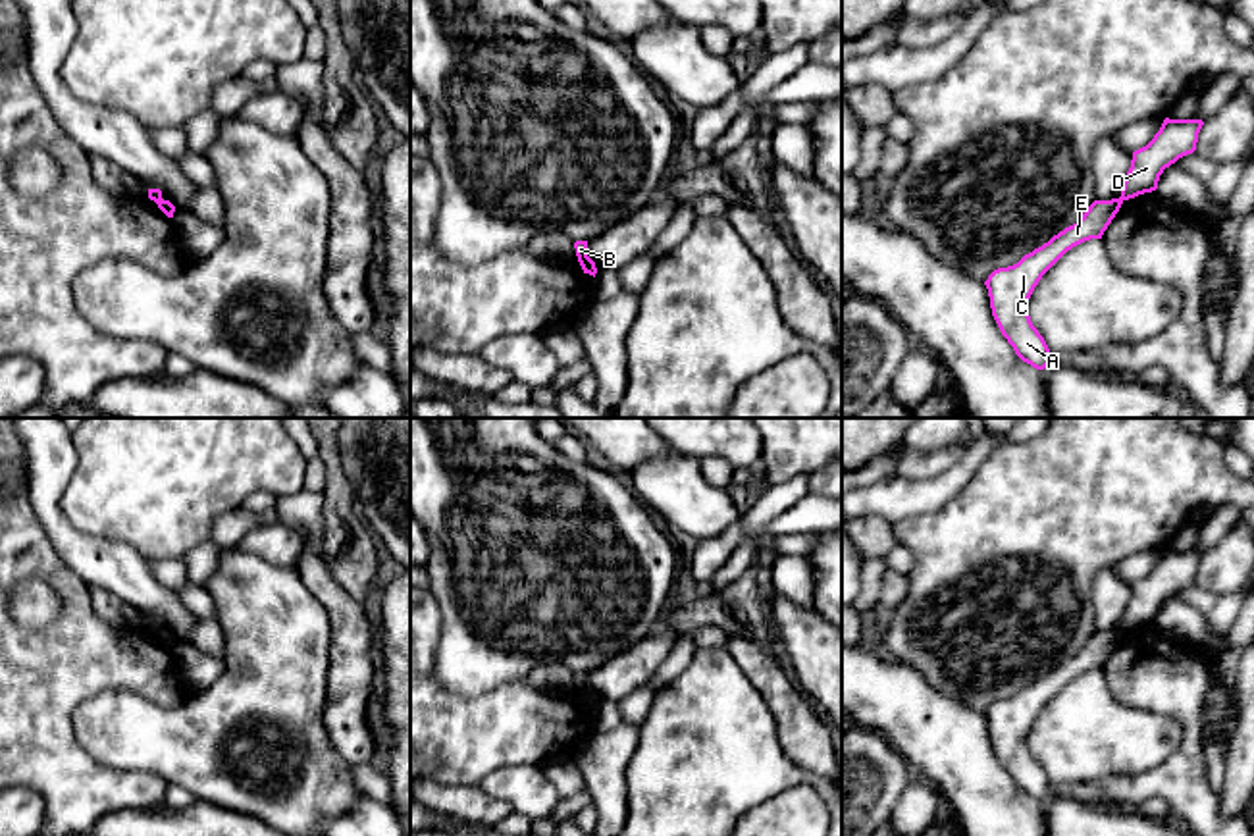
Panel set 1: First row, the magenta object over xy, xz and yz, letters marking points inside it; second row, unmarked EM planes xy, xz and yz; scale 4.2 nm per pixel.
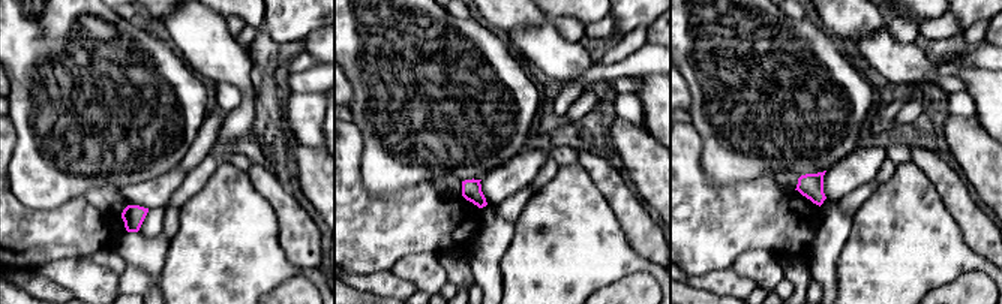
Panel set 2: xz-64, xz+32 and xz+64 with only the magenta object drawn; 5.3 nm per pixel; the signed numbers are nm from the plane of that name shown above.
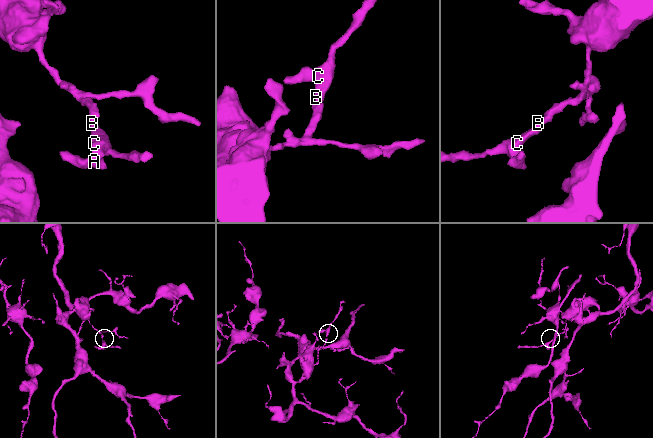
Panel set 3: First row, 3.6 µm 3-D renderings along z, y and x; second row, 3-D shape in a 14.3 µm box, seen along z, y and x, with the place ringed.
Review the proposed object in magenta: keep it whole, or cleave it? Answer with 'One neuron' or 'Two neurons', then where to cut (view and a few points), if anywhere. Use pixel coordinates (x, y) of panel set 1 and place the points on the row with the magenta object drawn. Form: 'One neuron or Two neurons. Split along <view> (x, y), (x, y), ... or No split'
Two neurons. Split along xz (582, 264), (594, 268)

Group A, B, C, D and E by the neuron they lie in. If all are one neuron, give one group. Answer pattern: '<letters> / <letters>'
A B C E / D

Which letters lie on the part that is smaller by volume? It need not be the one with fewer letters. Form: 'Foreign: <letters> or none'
Foreign: A, B, C, E

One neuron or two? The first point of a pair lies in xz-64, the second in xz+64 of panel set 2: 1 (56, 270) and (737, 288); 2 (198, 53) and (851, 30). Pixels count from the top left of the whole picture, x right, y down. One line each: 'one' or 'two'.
1: two
2: two

